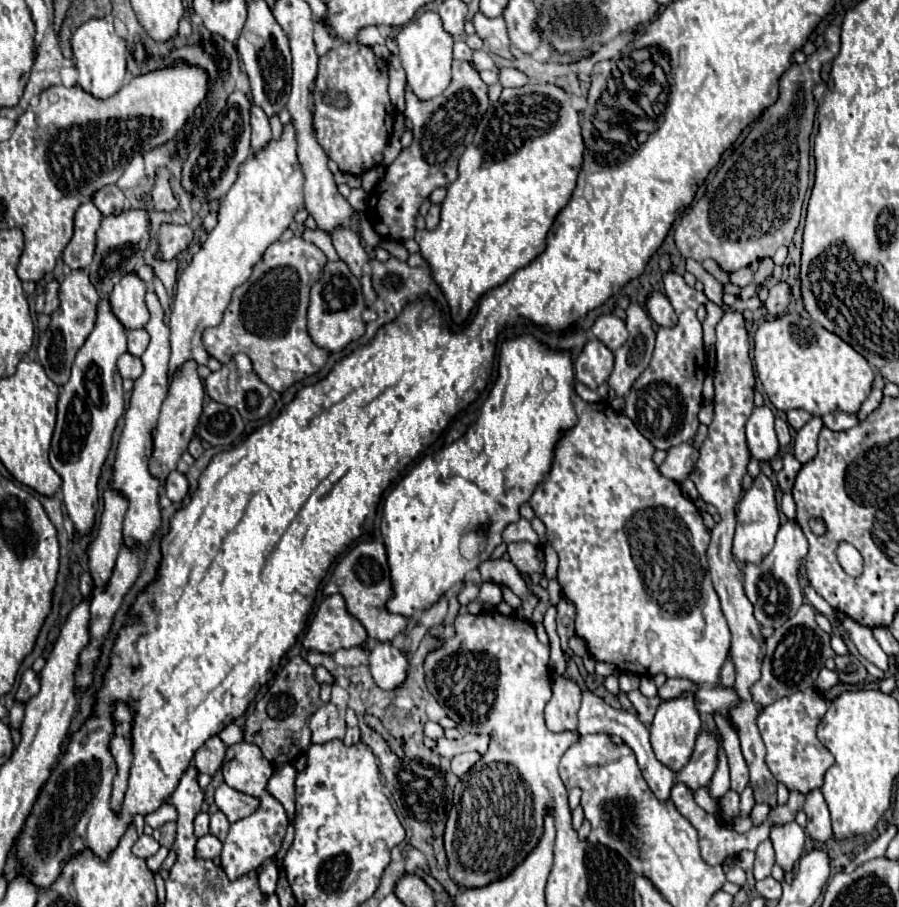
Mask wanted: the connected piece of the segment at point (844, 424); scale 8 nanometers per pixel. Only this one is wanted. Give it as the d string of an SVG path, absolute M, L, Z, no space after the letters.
M836 409L832 413L826 413L822 419L824 425L832 431L846 431L858 423L858 413L840 413L840 409Z

